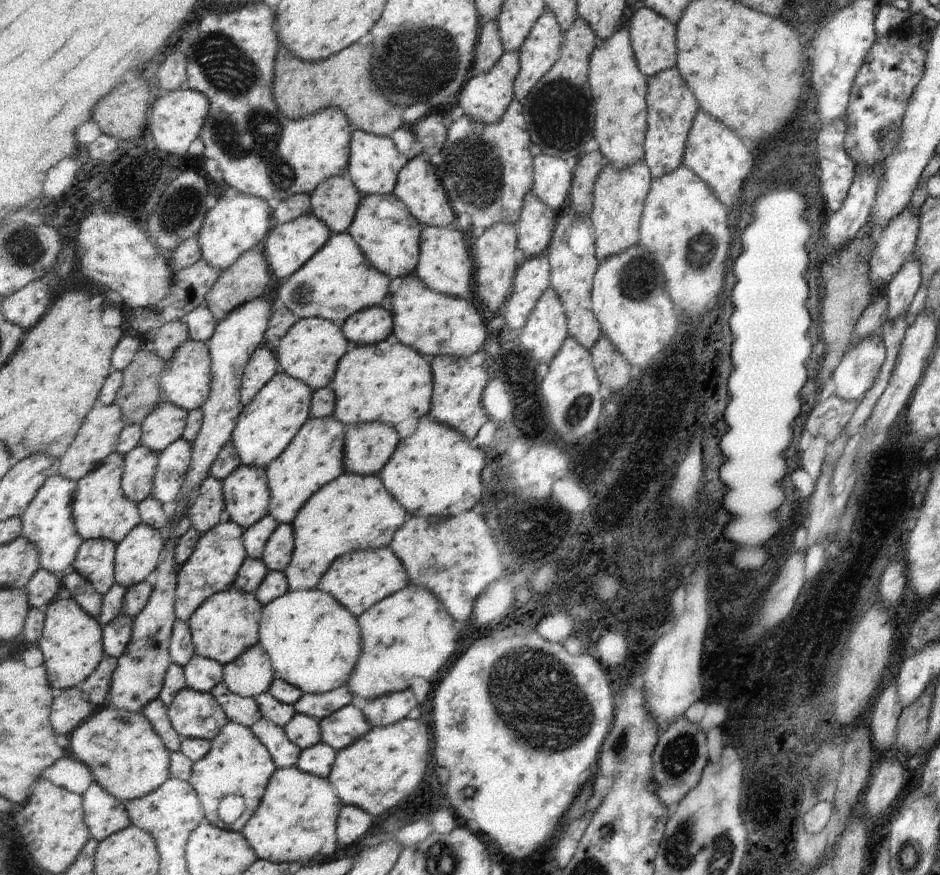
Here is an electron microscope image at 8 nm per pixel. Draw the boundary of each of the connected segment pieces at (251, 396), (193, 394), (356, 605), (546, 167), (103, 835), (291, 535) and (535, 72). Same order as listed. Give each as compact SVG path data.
M260 347L247 366L242 381L242 405L250 404L277 375L277 358L273 351Z
M188 339L175 352L172 360L167 361L166 371L161 377L165 399L188 412L186 432L183 439L191 443L197 440L203 427L202 407L207 403L212 390L212 359L210 346L207 343Z
M390 547L351 552L341 556L323 576L318 589L333 596L344 608L359 618L381 600L405 590L411 584L410 574Z
M540 154L534 158L534 188L532 193L539 196L542 202L559 212L561 206L567 202L571 192L569 184L573 181L573 174L569 168L569 160L553 158Z
M96 781L83 796L83 808L92 839L99 842L133 825L126 804Z
M280 524L273 532L262 560L270 571L284 572L292 562L295 552L295 530L293 524Z
M550 9L539 16L526 44L520 49L520 72L514 83L514 96L523 101L559 61L566 34Z

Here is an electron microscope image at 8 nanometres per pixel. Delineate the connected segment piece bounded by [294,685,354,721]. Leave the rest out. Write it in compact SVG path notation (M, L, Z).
M346 685L323 694L307 693L302 700L299 700L299 703L294 705L294 708L297 713L321 721L335 715L335 712L342 710L344 707L352 705L353 696L354 693Z

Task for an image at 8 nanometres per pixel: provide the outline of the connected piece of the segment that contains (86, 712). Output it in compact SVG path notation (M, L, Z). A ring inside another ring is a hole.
M78 687L64 690L60 696L54 698L50 720L55 734L70 736L79 726L91 719L96 708L89 703Z

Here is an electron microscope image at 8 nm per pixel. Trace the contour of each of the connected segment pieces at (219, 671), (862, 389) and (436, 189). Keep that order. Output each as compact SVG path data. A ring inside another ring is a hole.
M196 655L184 668L186 684L194 690L211 693L220 683L224 683L224 665L217 660Z
M877 335L852 342L832 374L833 394L843 402L857 403L873 386L883 362L884 348Z
M426 156L409 159L409 163L399 174L395 195L425 227L449 228L453 226L453 222L457 222L448 193L438 178L436 168L428 162Z

